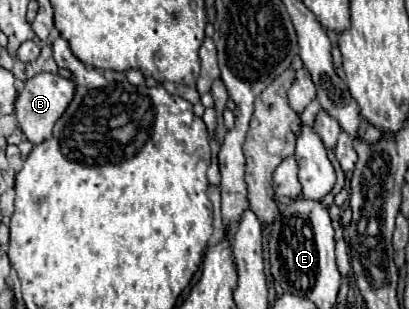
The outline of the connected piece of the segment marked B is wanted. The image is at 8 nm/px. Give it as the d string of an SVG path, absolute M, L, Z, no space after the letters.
M40 73L38 77L30 79L24 83L22 93L16 99L16 117L18 117L18 127L24 131L26 139L34 145L46 141L52 137L52 127L60 119L60 115L66 111L74 97L74 81L64 79L54 73Z

